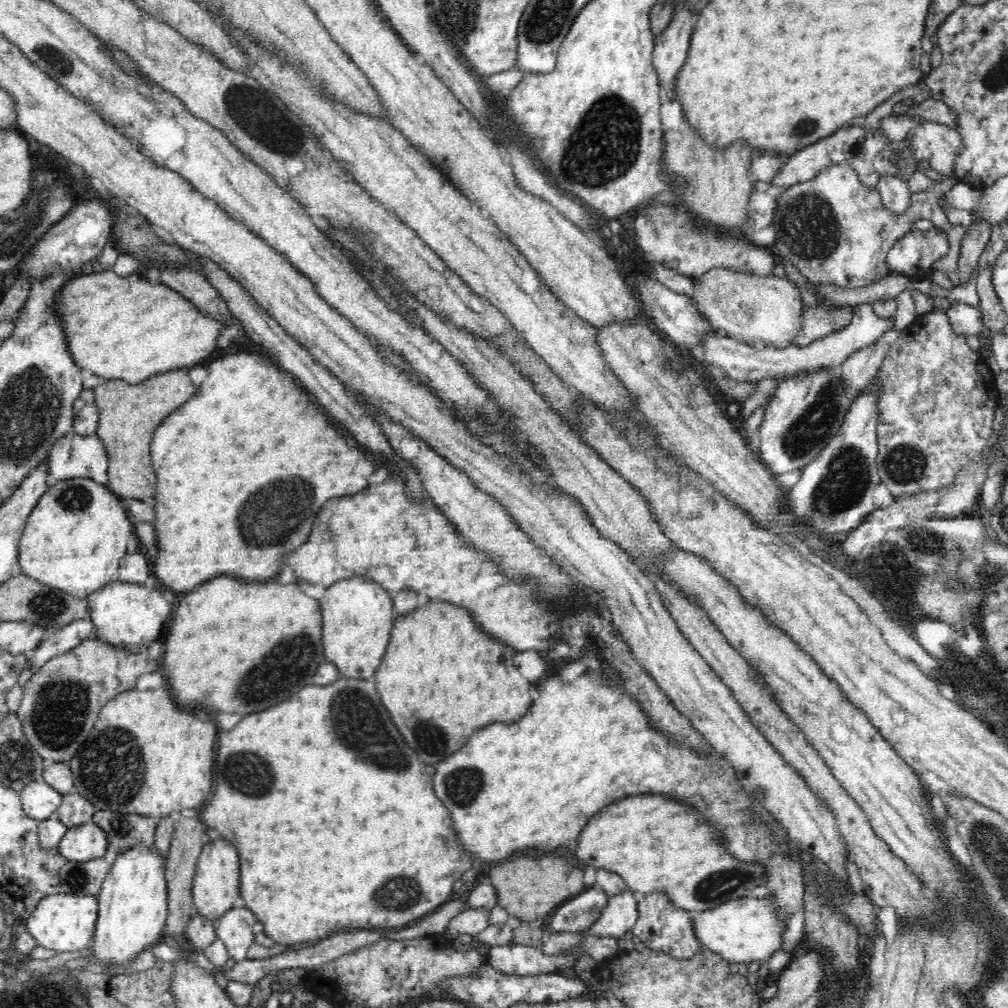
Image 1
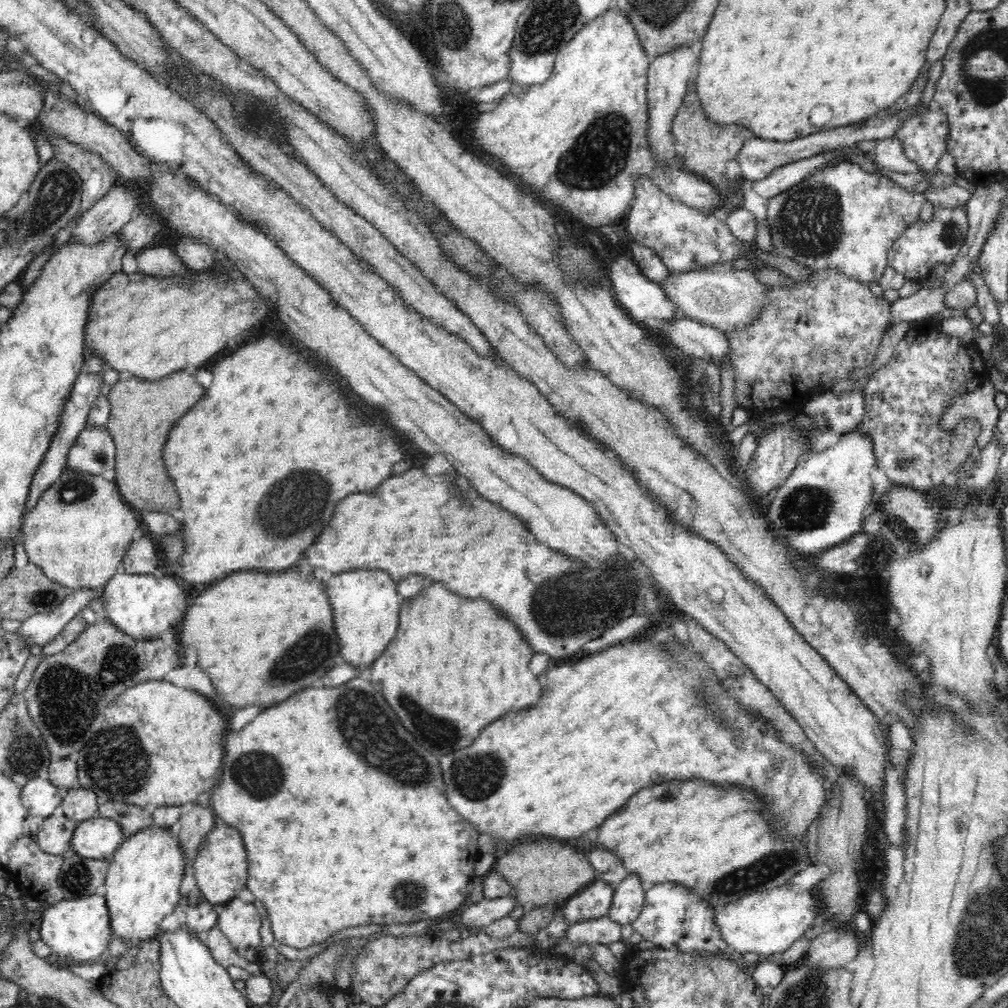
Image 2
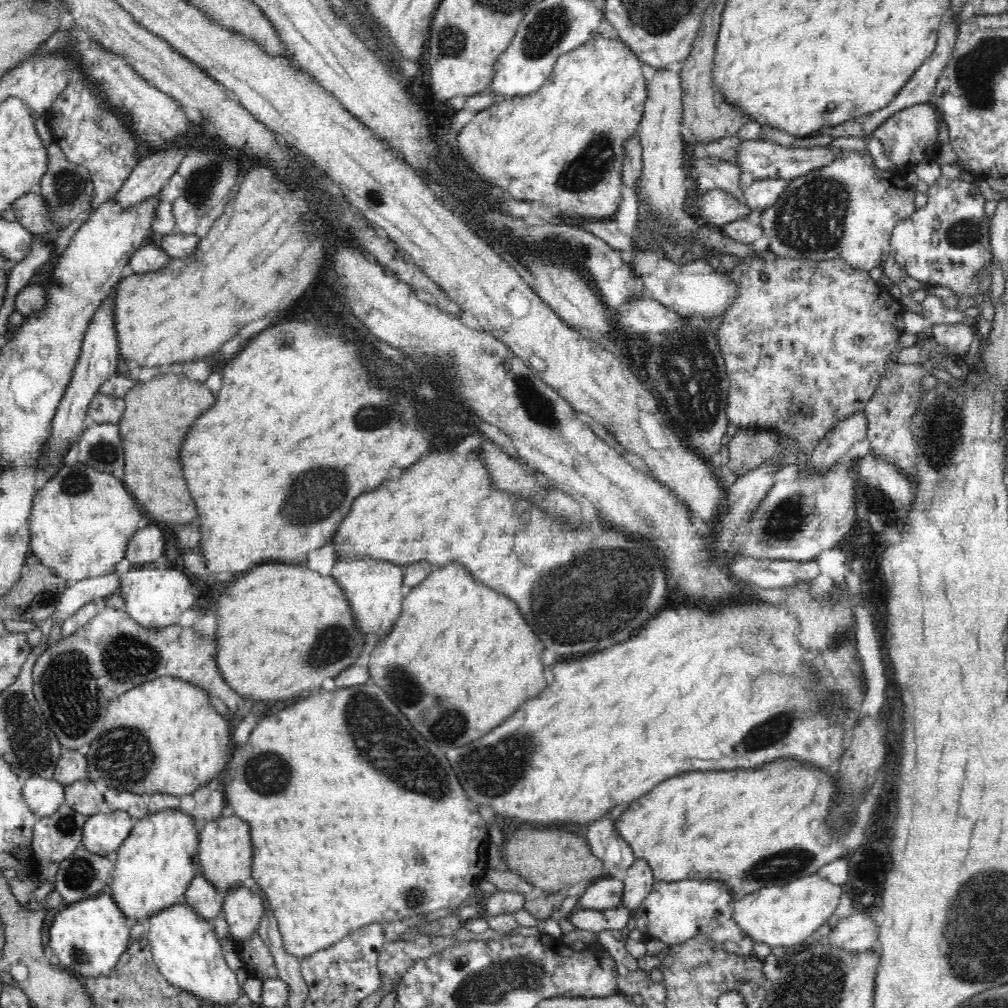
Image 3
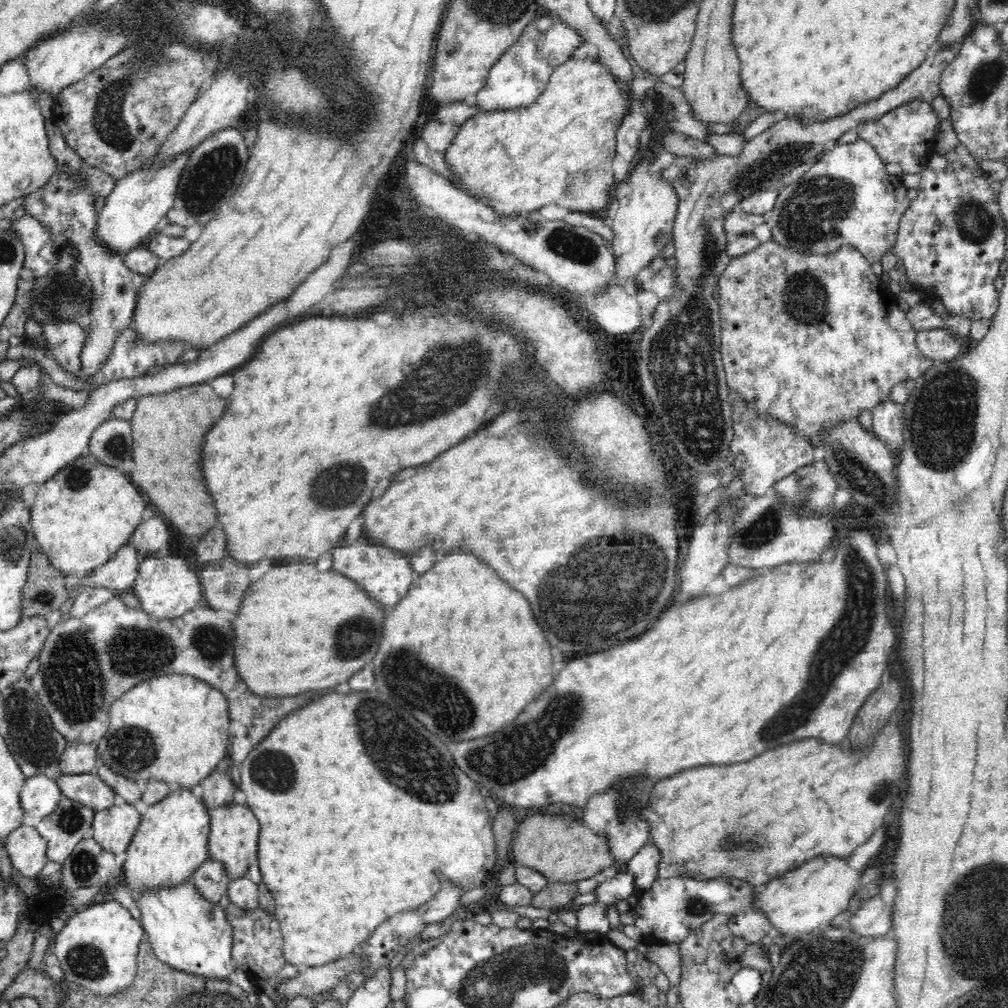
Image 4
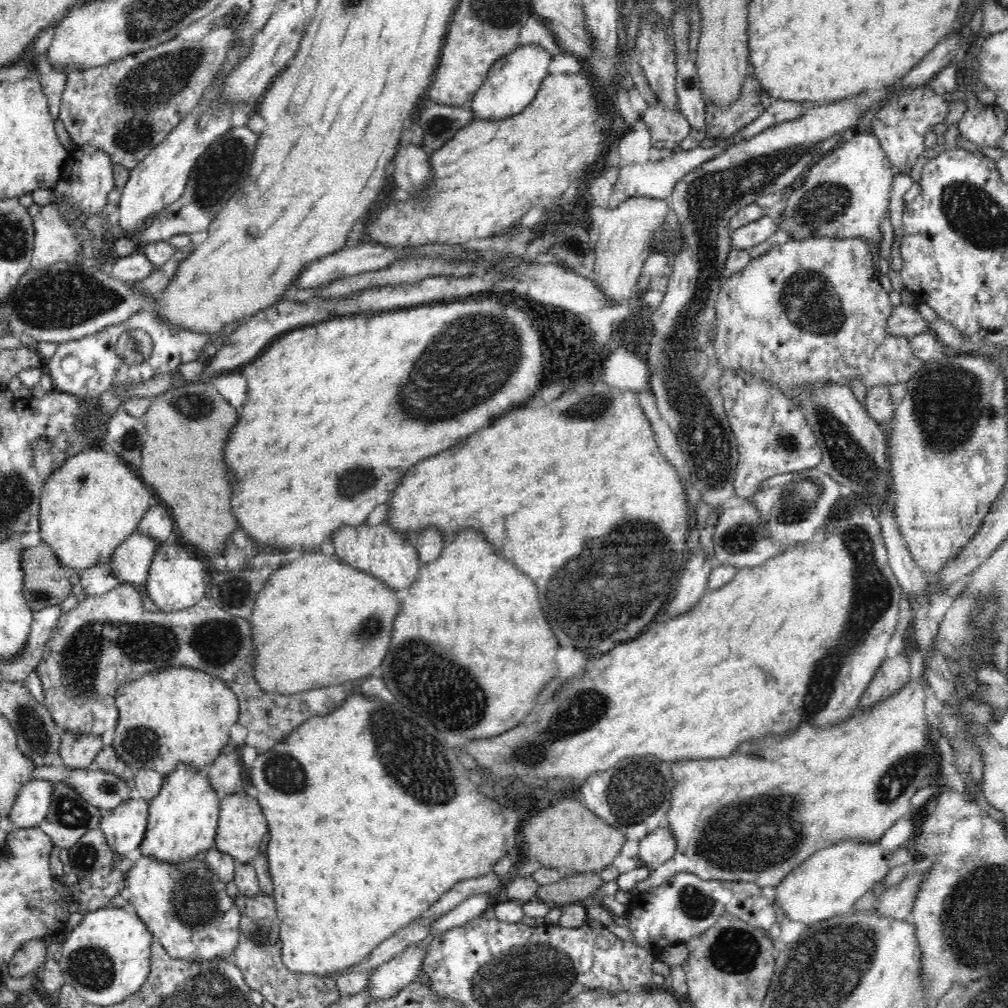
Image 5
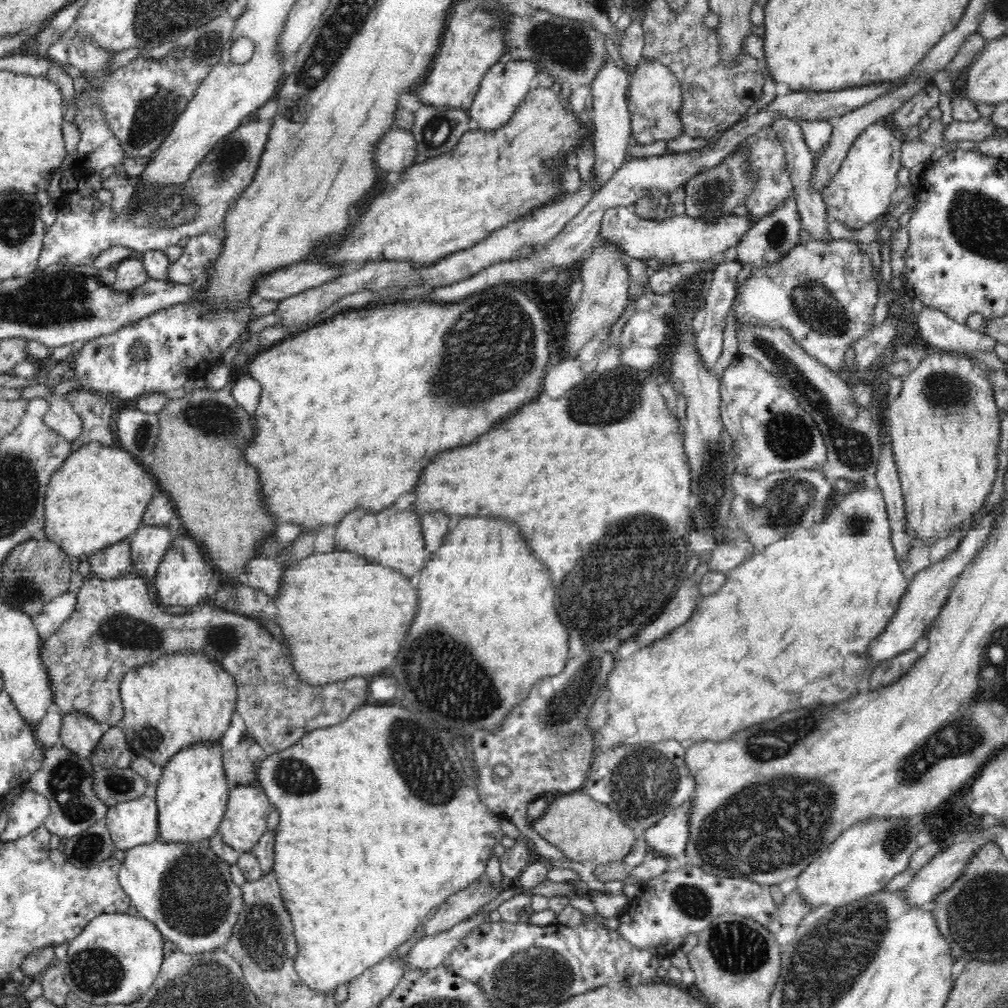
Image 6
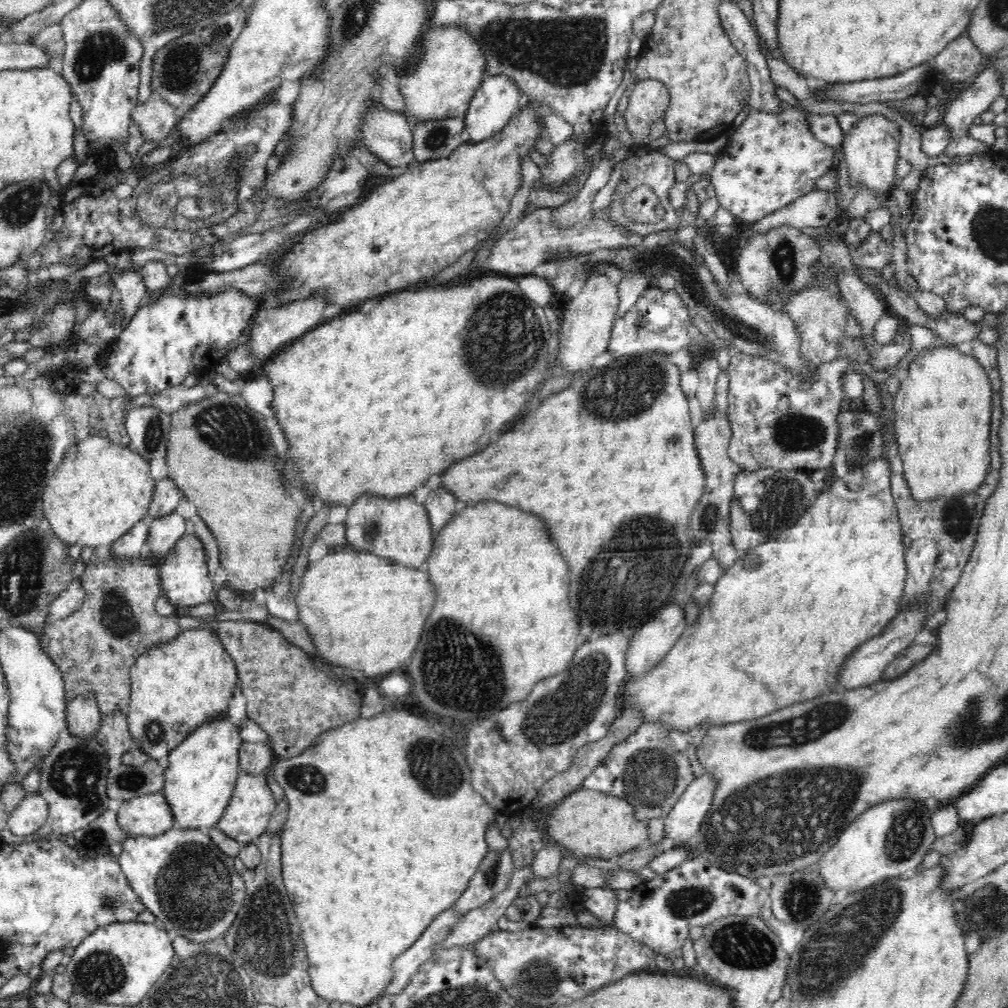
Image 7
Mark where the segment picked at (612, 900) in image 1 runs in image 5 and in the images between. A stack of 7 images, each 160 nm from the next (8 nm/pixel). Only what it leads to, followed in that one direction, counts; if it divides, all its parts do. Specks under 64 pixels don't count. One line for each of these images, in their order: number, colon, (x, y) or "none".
2: (629, 895)
3: (639, 880)
4: (644, 864)
5: (657, 847)

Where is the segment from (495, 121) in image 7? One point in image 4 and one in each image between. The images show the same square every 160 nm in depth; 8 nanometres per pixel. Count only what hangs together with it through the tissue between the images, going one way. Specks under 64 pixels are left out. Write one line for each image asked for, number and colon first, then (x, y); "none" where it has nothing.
4: (519, 76)
5: (512, 83)
6: (503, 88)

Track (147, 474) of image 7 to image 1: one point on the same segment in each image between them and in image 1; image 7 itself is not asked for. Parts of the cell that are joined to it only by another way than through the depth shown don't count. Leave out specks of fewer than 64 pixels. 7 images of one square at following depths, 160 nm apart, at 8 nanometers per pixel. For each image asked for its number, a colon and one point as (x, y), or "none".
1: (76, 536)
2: (79, 531)
3: (82, 520)
4: (81, 517)
5: (95, 501)
6: (98, 496)

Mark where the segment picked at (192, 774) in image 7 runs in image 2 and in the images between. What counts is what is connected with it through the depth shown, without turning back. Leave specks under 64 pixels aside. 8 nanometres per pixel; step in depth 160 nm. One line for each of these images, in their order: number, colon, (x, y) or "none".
2: (143, 882)
3: (157, 862)
4: (172, 841)
5: (184, 815)
6: (192, 793)

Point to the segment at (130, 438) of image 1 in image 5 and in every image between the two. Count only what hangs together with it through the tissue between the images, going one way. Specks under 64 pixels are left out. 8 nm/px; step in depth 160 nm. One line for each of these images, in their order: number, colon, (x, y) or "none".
2: (144, 411)
3: (160, 412)
4: (169, 430)
5: (183, 462)

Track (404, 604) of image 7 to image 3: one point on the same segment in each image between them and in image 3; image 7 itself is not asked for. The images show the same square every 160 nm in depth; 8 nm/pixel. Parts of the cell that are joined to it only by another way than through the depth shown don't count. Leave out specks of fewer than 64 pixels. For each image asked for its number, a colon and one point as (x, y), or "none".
3: (285, 628)
4: (293, 611)
5: (297, 619)
6: (341, 615)

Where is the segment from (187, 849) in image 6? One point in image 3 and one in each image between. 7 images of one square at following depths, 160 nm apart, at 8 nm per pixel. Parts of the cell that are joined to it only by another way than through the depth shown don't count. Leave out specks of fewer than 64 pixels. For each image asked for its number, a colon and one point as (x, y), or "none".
3: (185, 947)
4: (188, 931)
5: (186, 906)

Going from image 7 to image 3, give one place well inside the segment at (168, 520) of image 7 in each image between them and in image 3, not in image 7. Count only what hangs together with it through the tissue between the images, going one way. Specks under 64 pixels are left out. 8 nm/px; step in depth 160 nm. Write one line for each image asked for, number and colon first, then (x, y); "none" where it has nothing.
3: (74, 597)
4: (119, 573)
5: (131, 561)
6: (150, 544)

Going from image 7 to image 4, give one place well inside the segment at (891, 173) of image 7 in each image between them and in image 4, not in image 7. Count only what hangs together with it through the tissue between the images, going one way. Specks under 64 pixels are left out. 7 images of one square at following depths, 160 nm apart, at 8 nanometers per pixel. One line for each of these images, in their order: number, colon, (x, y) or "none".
4: (847, 197)
5: (846, 194)
6: (860, 193)

